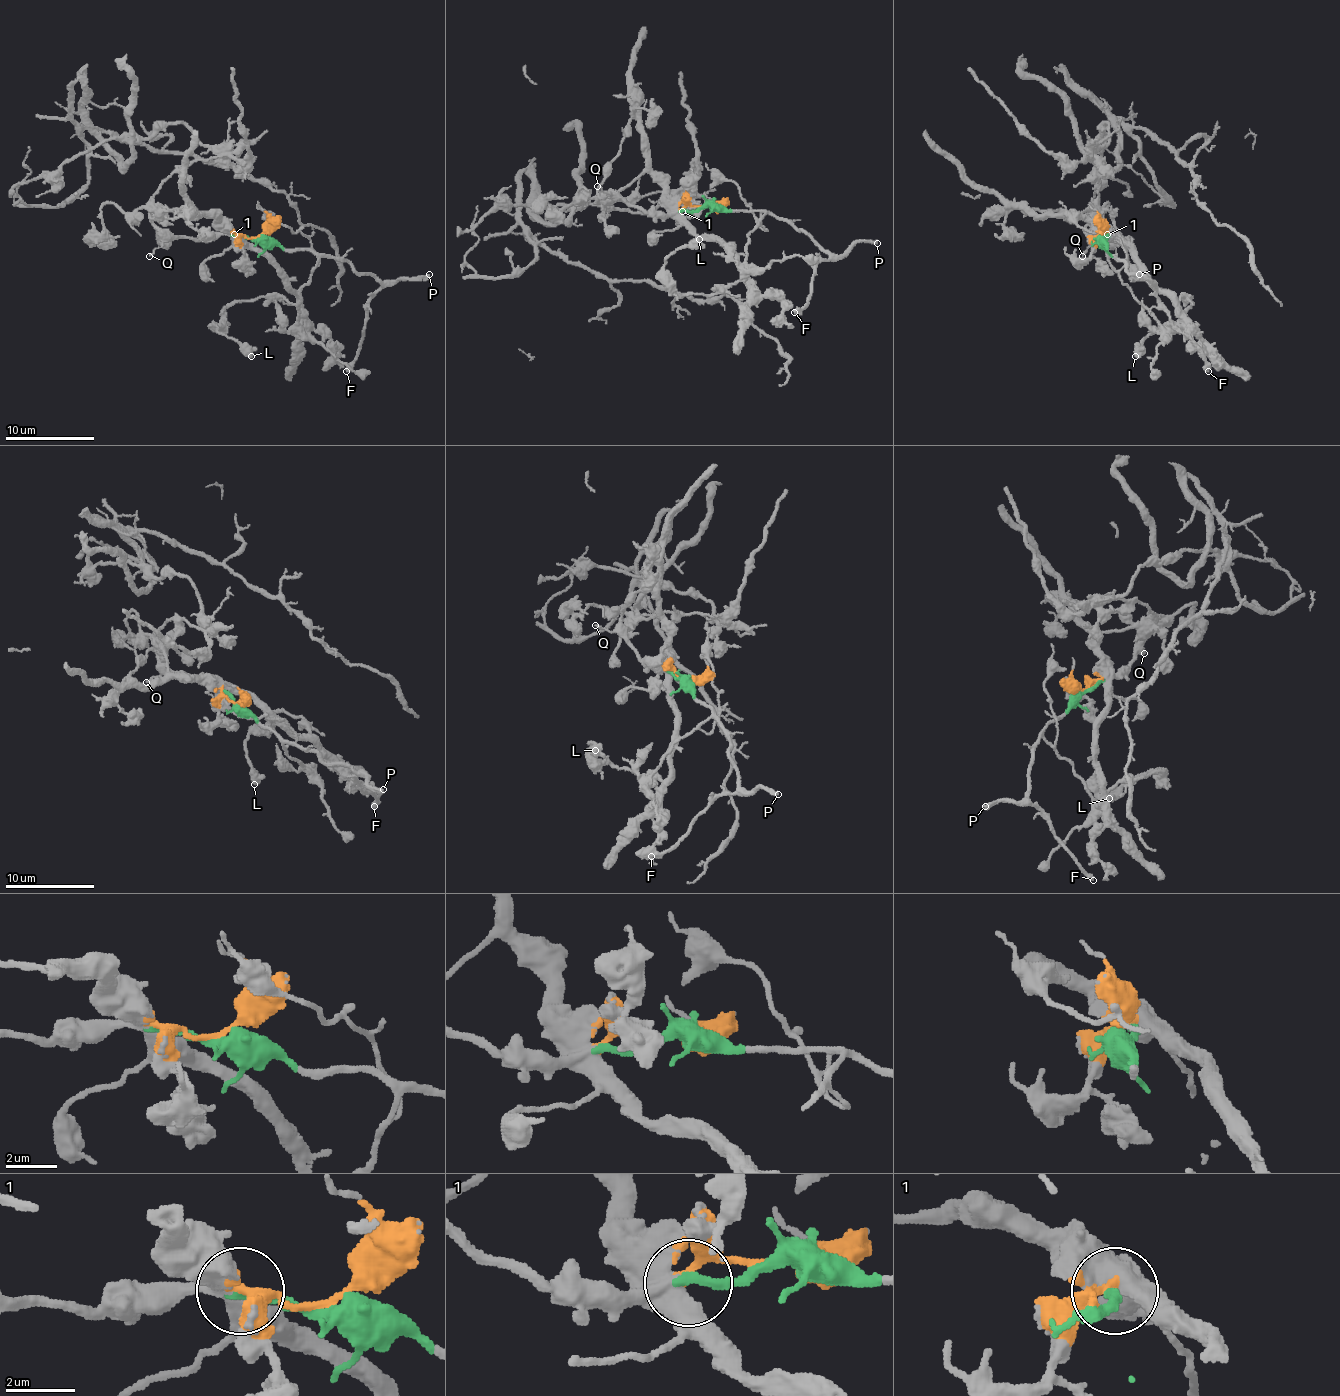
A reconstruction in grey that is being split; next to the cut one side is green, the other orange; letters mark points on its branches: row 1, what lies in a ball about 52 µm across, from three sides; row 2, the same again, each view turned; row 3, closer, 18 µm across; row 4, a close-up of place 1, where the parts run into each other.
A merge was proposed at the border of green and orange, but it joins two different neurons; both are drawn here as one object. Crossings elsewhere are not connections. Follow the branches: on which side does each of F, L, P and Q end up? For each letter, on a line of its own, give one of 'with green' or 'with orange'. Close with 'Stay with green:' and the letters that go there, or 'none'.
F: with green
L: with orange
P: with green
Q: with green
Stay with green: F, P, Q

